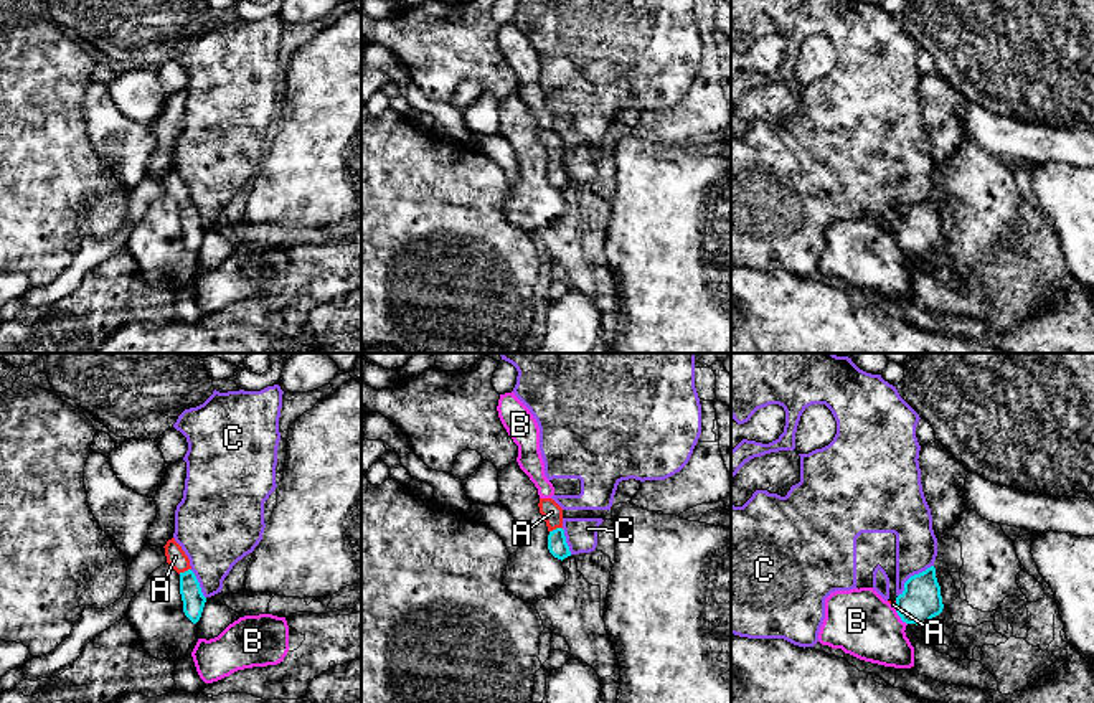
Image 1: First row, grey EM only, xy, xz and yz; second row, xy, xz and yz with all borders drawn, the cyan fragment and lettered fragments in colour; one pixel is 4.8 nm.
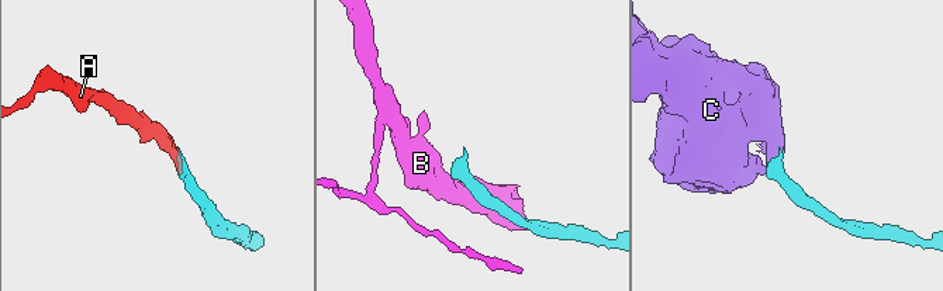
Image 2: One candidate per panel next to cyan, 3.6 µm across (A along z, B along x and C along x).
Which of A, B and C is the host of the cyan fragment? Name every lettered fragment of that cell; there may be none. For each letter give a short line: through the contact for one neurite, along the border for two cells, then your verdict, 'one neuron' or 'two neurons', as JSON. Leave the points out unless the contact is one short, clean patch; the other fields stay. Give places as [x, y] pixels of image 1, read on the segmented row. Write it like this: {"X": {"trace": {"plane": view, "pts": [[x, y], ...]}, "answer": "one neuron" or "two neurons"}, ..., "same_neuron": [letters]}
{"A": {"trace": {"plane": "xz", "pts": [[556, 542], [556, 528], [551, 512]]}, "answer": "one neuron"}, "B": {"answer": "two neurons"}, "C": {"trace": {"plane": "yz", "pts": [[933, 565], [914, 573], [898, 596]]}, "answer": "two neurons"}, "same_neuron": ["A"]}

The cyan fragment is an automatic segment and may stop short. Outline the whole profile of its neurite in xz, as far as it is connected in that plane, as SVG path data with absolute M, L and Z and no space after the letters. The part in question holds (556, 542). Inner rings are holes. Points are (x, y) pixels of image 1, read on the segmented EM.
M540 498L538 507L549 531L548 550L554 558L563 561L571 556L563 530L563 508L553 498Z

